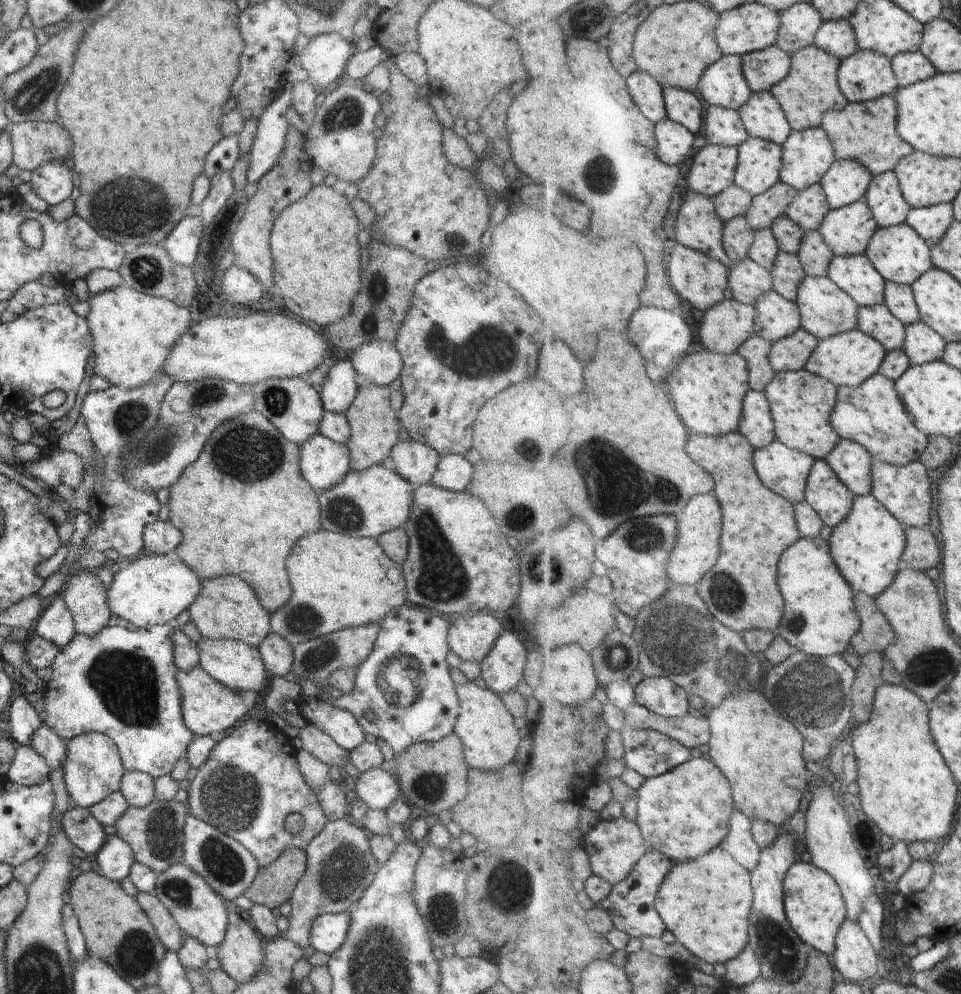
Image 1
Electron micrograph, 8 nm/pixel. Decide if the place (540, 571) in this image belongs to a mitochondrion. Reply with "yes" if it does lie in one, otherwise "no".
yes

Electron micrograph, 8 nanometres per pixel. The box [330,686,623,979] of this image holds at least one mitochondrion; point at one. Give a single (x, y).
(514, 889)

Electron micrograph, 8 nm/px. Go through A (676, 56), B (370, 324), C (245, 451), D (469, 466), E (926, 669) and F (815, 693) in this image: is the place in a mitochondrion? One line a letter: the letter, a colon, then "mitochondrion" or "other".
A: other
B: mitochondrion
C: mitochondrion
D: other
E: mitochondrion
F: mitochondrion

